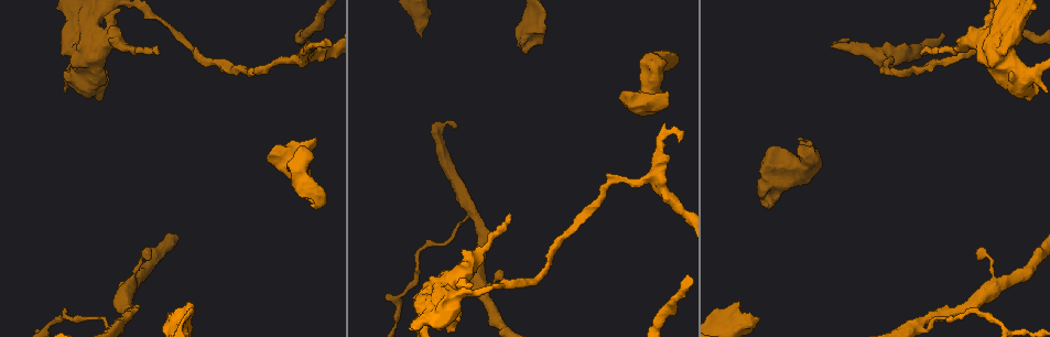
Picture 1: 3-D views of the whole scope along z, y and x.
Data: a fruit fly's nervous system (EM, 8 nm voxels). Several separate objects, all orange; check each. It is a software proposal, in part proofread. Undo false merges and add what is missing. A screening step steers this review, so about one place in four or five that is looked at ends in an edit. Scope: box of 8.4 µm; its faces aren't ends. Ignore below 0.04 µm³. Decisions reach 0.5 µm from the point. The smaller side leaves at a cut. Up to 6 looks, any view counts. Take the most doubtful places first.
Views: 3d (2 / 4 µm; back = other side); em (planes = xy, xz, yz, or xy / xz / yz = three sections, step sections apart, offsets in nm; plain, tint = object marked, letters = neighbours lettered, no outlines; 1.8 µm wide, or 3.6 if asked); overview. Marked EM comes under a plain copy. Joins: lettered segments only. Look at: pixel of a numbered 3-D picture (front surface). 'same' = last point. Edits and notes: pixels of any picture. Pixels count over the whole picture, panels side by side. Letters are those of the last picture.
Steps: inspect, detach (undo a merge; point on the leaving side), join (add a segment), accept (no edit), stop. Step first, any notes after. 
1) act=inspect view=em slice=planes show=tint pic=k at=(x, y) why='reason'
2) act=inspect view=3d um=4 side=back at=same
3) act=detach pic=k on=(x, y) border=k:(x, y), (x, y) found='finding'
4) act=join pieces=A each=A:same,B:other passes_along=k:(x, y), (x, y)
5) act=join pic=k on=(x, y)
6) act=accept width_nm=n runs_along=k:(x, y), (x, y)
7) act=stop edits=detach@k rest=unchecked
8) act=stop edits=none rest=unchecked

act=inspect view=em um=3.6 slice=xy step=4 show=letters pic=1 at=(312, 204) why='free end'

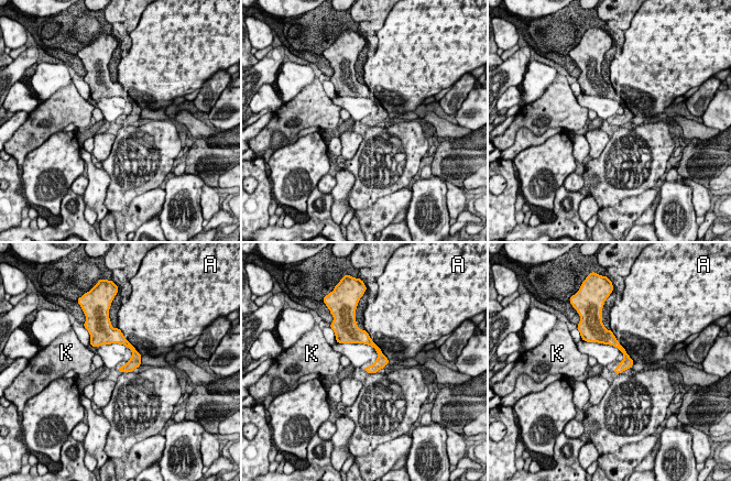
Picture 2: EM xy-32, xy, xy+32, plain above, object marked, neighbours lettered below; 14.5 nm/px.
act=inspect view=em um=3.6 slice=planes show=letters at=same why='another direction'

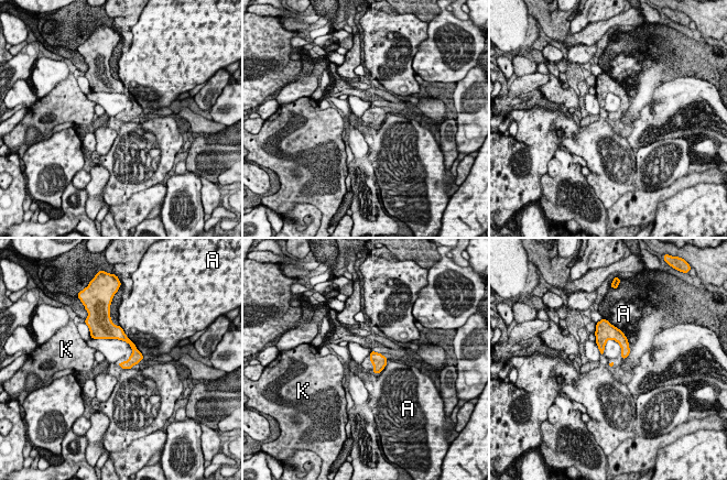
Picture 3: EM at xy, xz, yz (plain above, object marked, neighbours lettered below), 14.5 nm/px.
act=accept each=A:other,K:other found='none of them fits'

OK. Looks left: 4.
act=inspect view=3d um=4 pic=1 at=(187, 304) why='an open end'

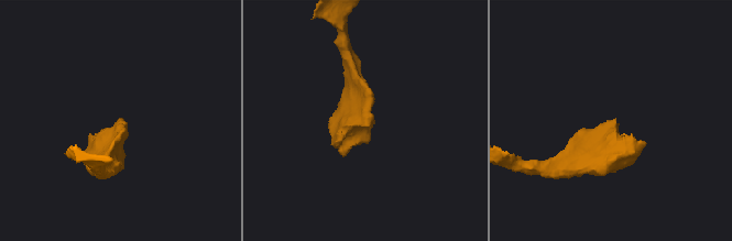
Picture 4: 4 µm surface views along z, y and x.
act=inspect view=em slice=xz step=16 show=letters pic=4 at=(119, 118)

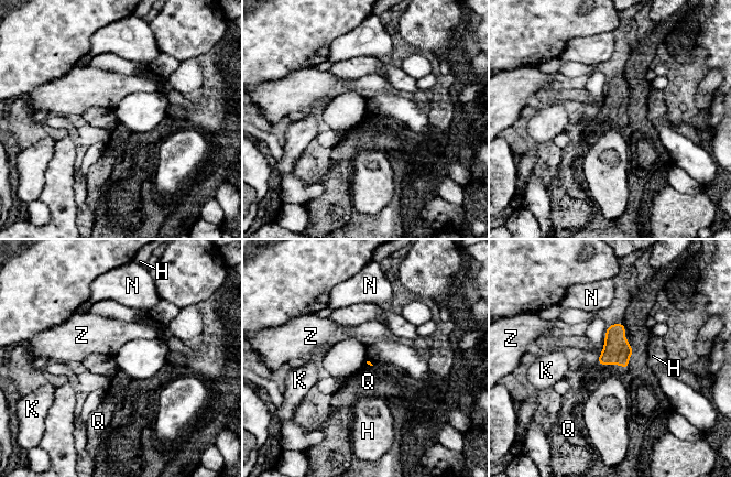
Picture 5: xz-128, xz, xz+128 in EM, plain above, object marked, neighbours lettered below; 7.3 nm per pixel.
act=inspect view=em slice=planes show=letters at=same

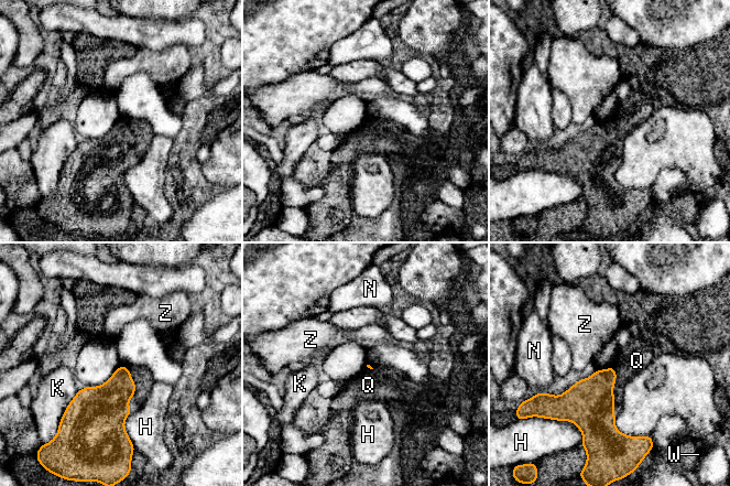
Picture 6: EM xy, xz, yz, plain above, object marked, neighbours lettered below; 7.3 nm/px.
act=join pieces=Q longest_contact=K:240nm each=H:other,K:other,N:other,Q:same,W:other,Z:other found='it goes on there'

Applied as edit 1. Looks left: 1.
act=stop edits=join@6 rest=unchecked

